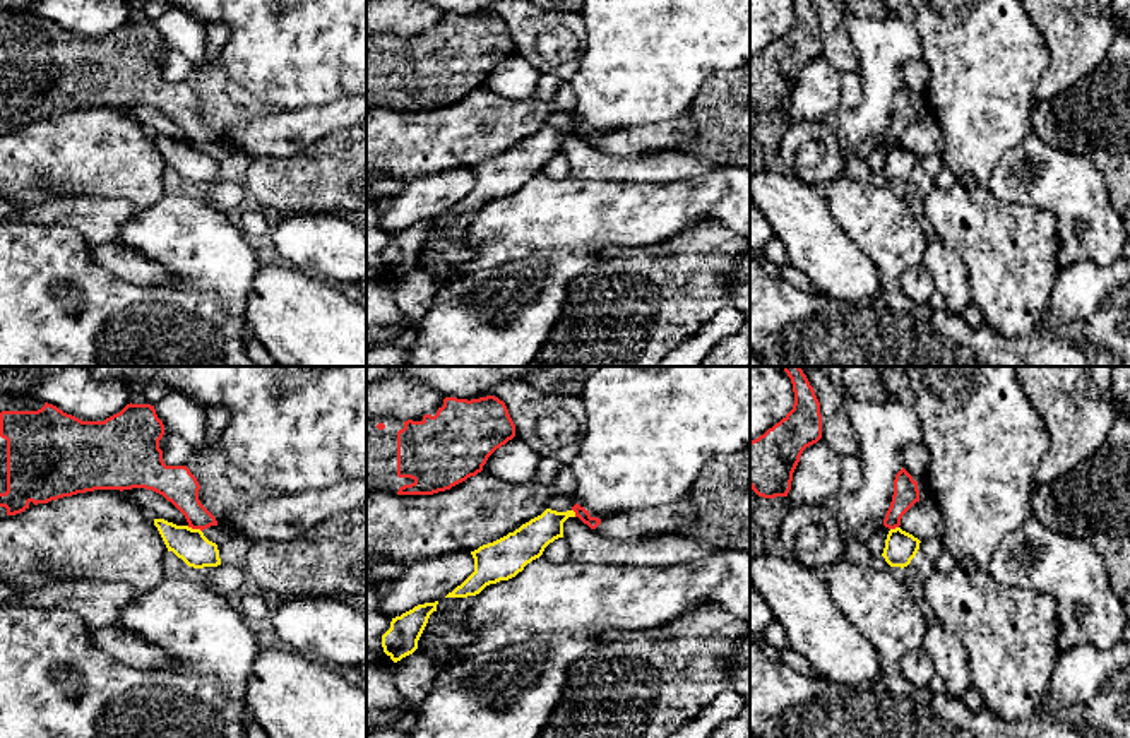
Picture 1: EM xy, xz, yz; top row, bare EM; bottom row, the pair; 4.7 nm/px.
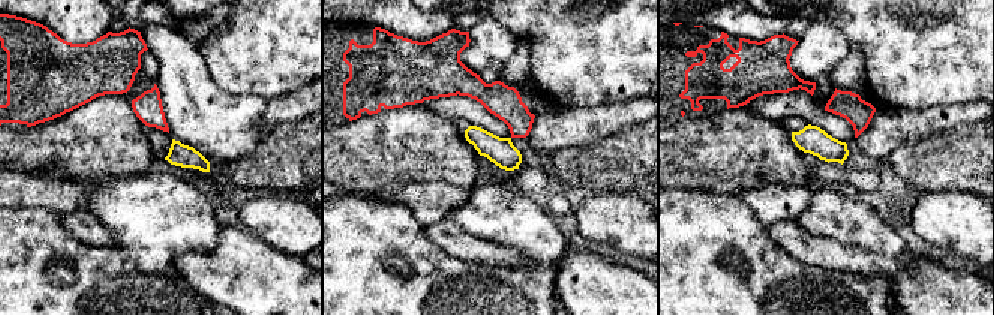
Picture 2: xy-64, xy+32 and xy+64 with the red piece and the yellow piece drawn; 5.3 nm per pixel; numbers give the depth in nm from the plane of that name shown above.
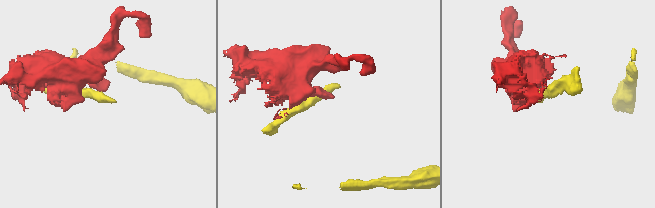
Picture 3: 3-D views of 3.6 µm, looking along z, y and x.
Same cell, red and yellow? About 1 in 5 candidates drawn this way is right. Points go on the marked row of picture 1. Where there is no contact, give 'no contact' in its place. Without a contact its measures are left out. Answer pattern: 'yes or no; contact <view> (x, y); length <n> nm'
no; contact xy (194, 528); length 80 nm

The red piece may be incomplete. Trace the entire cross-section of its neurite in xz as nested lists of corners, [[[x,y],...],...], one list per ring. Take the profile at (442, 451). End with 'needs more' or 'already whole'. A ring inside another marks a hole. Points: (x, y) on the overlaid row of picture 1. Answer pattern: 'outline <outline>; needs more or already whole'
outline [[[445,397],[435,411],[416,420],[366,416],[366,495],[433,495],[476,476],[488,457],[515,437],[503,401]]]; needs more

